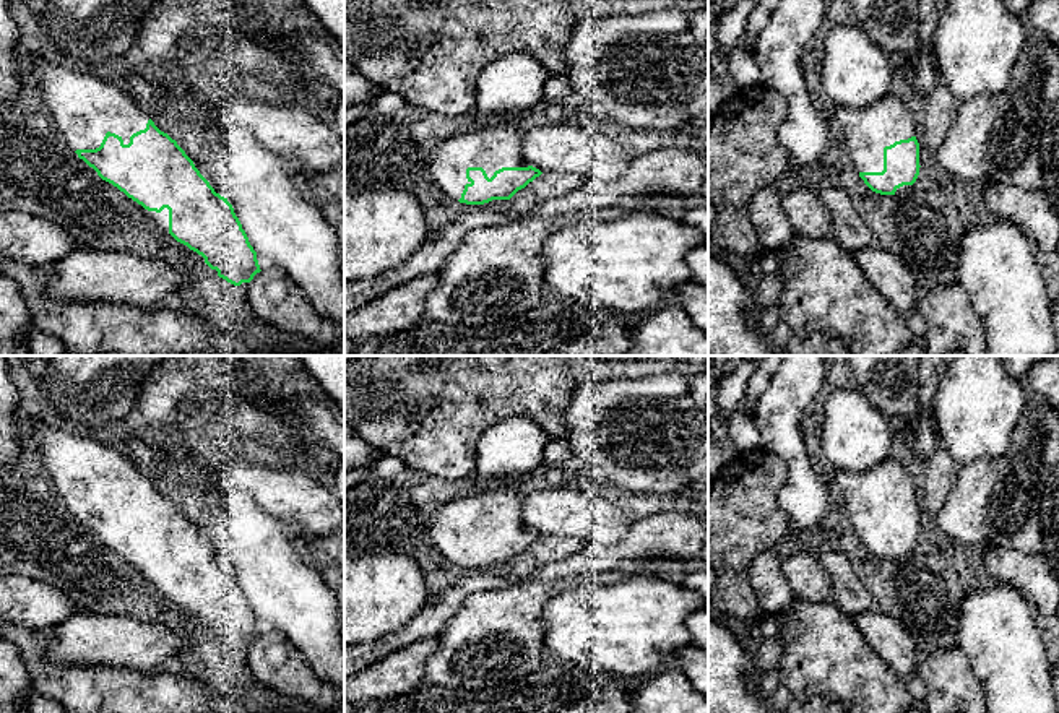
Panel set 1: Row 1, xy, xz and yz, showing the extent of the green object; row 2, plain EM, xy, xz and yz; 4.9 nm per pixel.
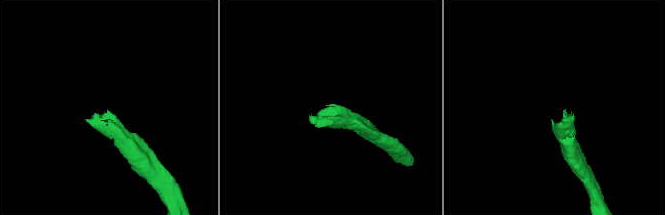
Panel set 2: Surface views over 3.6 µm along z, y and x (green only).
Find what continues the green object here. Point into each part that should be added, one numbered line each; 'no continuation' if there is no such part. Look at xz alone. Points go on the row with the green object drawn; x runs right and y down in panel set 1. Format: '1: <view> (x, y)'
1: xz (491, 148)

